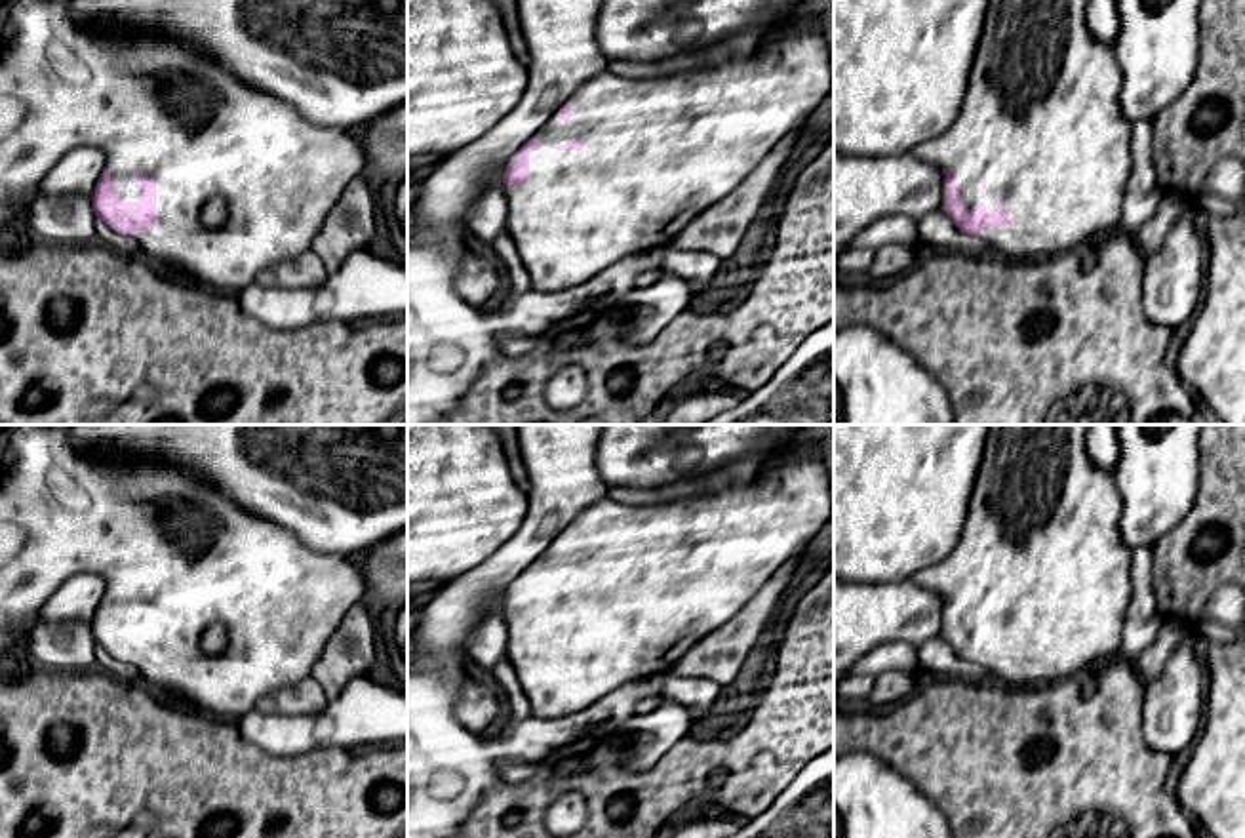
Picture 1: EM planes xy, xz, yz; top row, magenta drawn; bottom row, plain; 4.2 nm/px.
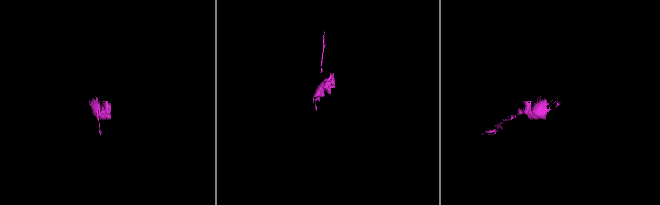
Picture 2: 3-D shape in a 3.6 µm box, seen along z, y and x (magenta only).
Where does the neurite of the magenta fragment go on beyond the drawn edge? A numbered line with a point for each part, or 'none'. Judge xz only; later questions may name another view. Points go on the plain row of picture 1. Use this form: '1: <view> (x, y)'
1: xz (657, 579)

